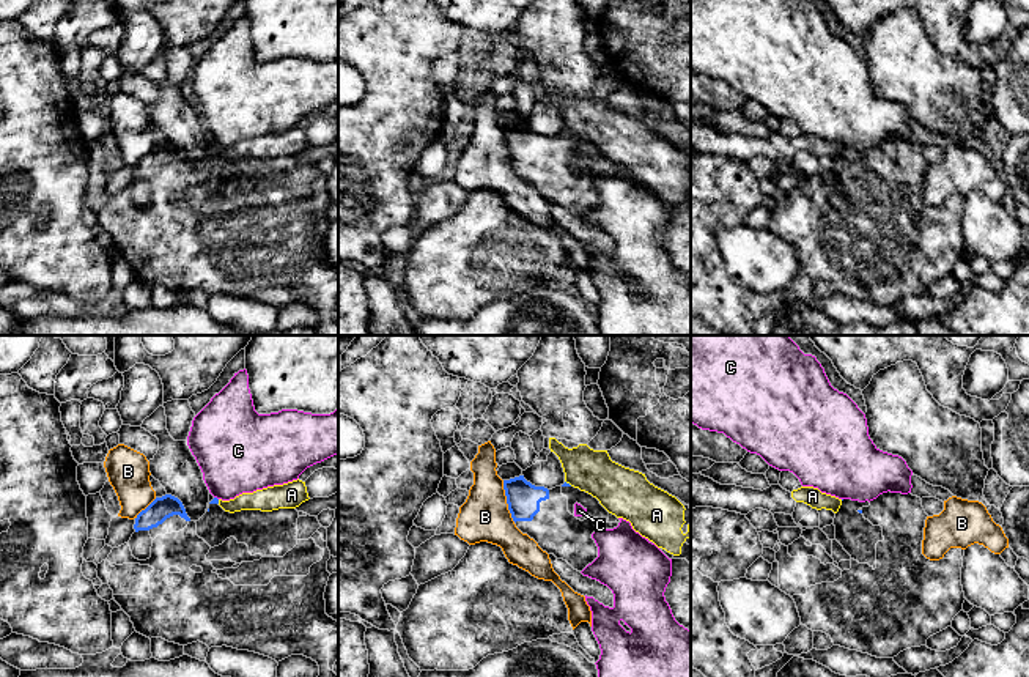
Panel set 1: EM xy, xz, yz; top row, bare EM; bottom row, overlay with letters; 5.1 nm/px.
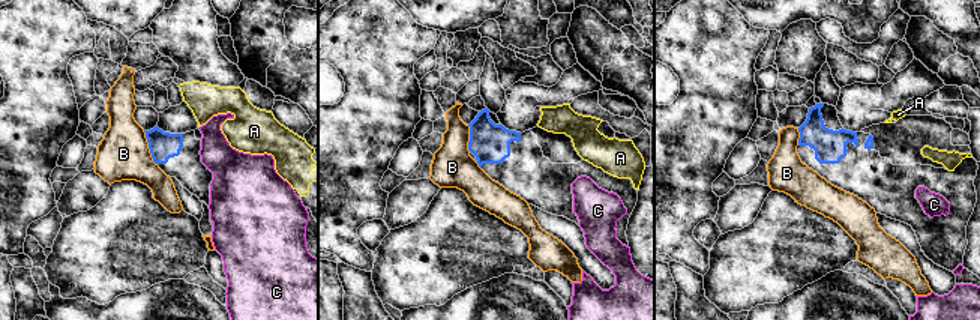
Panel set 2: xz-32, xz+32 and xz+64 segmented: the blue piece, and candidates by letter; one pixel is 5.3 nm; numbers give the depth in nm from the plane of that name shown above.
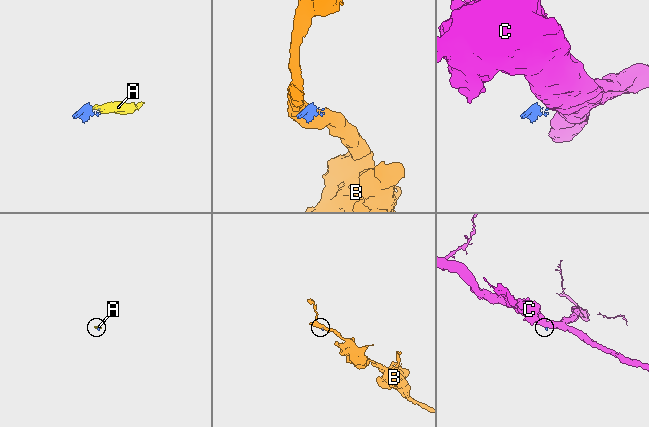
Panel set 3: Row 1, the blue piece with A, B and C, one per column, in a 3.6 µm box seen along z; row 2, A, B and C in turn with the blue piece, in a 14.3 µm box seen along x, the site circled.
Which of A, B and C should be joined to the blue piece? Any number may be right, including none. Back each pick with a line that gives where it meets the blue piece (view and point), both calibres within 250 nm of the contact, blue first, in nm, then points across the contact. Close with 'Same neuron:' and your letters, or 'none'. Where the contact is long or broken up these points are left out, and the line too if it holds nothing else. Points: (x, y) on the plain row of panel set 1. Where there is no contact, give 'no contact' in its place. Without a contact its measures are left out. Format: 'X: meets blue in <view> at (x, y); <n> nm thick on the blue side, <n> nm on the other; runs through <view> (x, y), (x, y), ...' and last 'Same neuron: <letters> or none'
Same neuron: none

